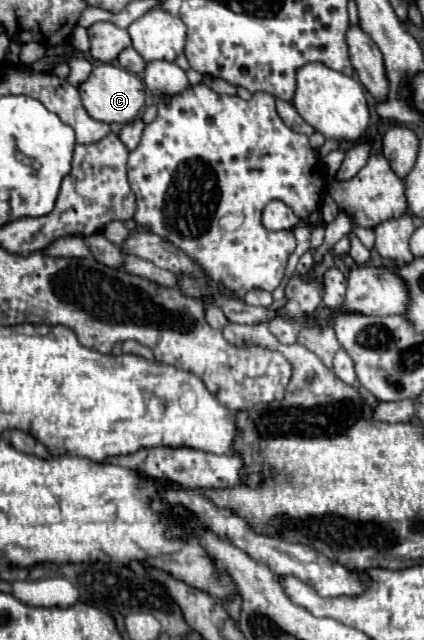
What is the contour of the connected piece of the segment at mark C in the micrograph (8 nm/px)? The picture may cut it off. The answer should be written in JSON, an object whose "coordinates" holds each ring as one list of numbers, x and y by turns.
{"coordinates":[[116,64,94,66,90,78,84,84,80,84,80,96,82,96,86,112,94,120,100,120,106,124,126,124,126,122,136,120,146,102,142,80]]}

